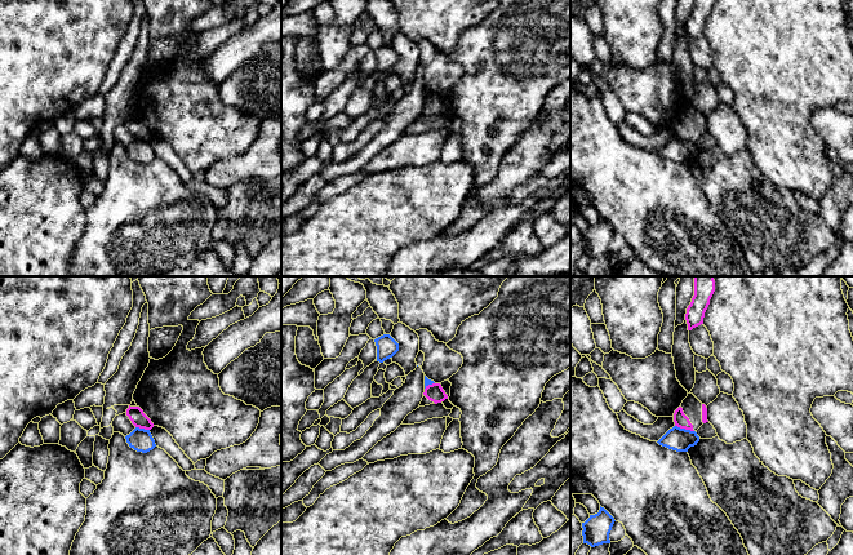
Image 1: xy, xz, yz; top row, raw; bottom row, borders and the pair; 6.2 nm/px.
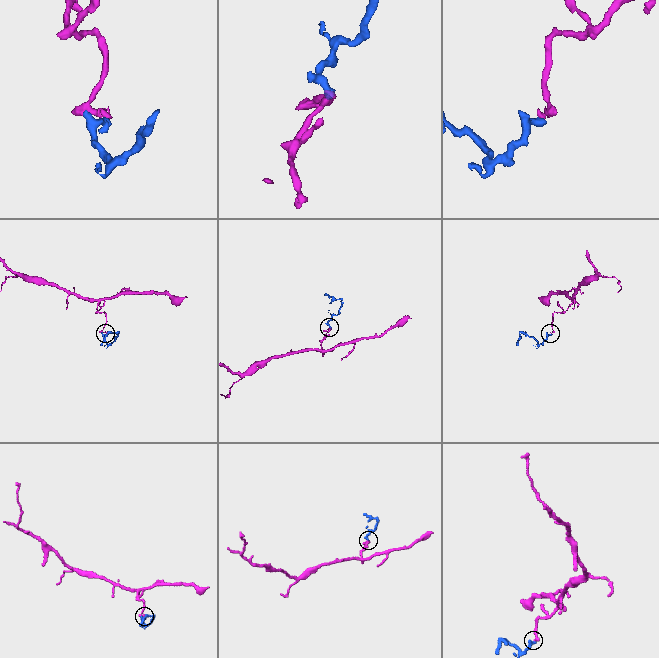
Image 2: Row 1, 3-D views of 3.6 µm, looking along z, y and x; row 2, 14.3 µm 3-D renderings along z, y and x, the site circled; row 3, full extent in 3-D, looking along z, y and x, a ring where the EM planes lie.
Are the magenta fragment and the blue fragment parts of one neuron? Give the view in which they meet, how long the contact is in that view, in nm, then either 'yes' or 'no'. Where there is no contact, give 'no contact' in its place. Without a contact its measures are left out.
meets magenta in yz; contact 130 nm long; no

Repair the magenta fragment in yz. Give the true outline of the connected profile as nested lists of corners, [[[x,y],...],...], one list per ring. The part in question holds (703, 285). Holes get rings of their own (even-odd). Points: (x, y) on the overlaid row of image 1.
[[[694,276],[694,296],[685,314],[688,330],[703,324],[705,312],[714,292],[714,276]]]

